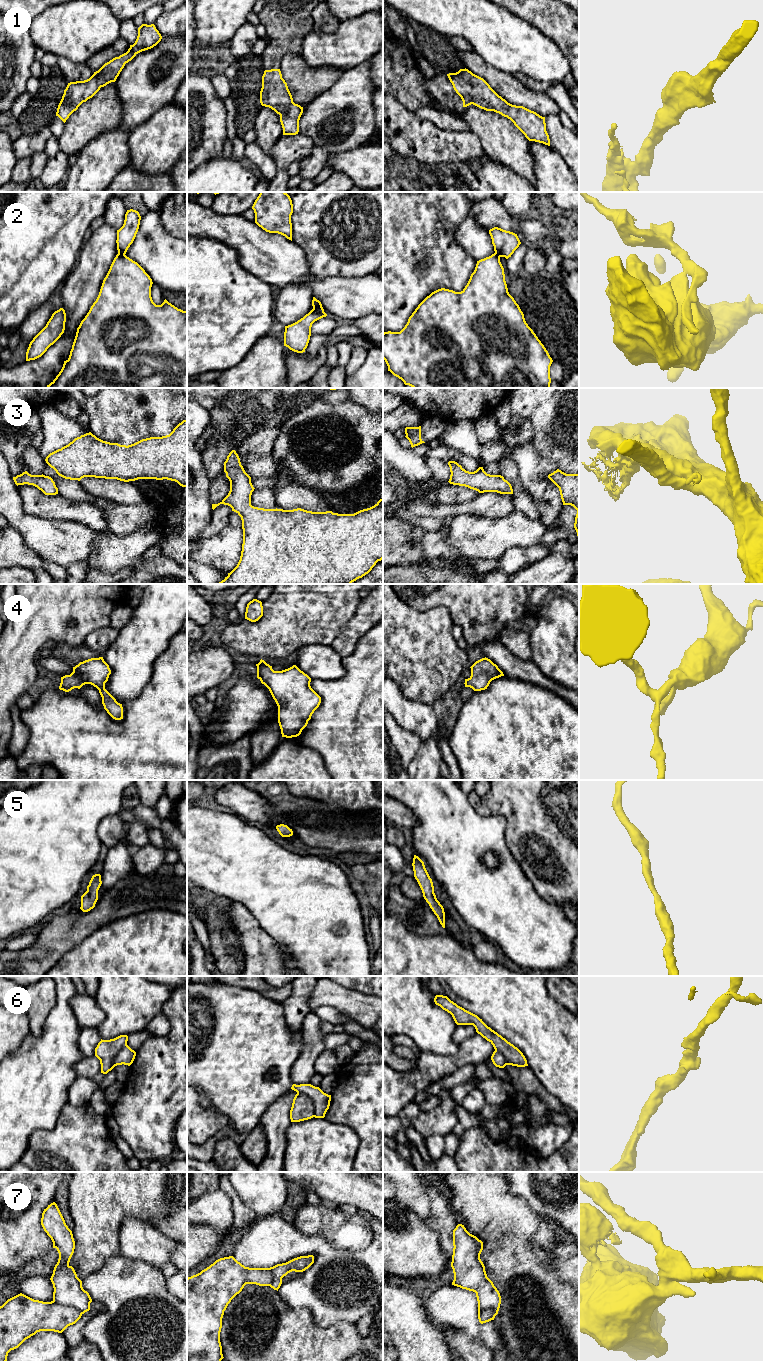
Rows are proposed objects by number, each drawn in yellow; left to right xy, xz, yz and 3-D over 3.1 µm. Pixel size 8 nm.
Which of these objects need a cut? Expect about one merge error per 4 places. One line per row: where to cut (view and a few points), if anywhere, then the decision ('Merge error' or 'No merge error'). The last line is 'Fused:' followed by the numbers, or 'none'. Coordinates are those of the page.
1: No split. No merge error
2: Split along xz (321, 306), (313, 308). Merge error
3: No split. No merge error
4: No split. No merge error
5: No split. No merge error
6: Split along xz (297, 1092), (303, 1092), (311, 1099), (314, 1116). Merge error
7: Split along xy (53, 1300), (59, 1304), (73, 1306), (81, 1314). Merge error
Fused: 2, 6, 7

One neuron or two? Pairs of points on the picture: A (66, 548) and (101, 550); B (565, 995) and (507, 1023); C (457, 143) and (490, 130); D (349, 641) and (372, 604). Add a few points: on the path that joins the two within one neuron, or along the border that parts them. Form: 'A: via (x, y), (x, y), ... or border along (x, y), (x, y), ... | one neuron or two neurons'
A: border along (99, 532), (88, 561) | two neurons
B: border along (545, 986), (548, 993), (568, 1011) | two neurons
C: border along (470, 131), (479, 140), (485, 154) | two neurons
D: via (352, 632), (369, 613) | one neuron

